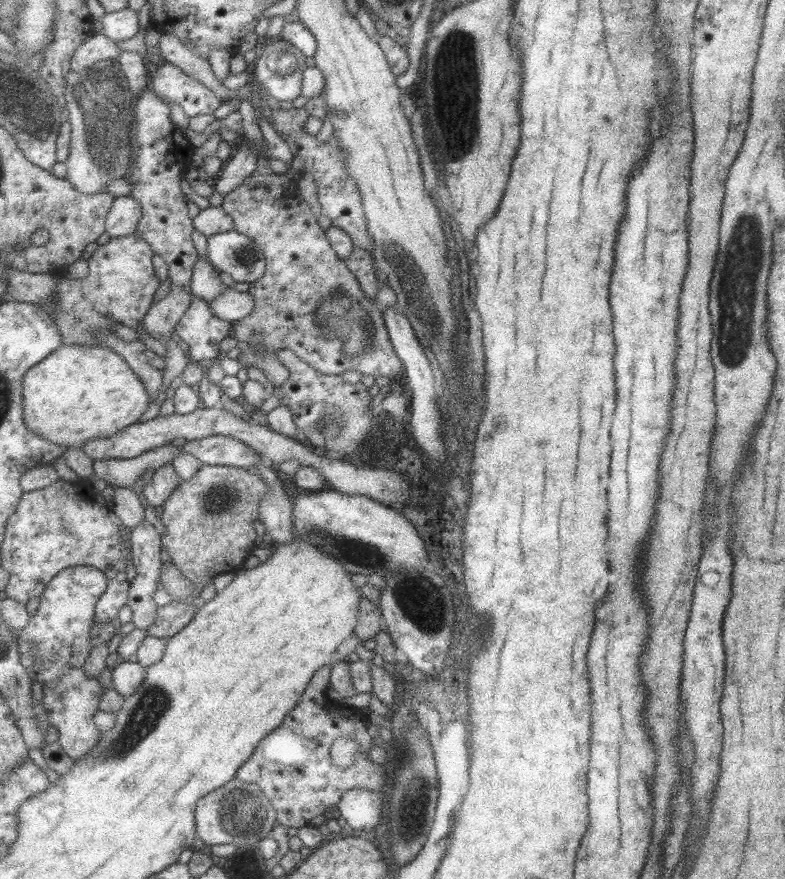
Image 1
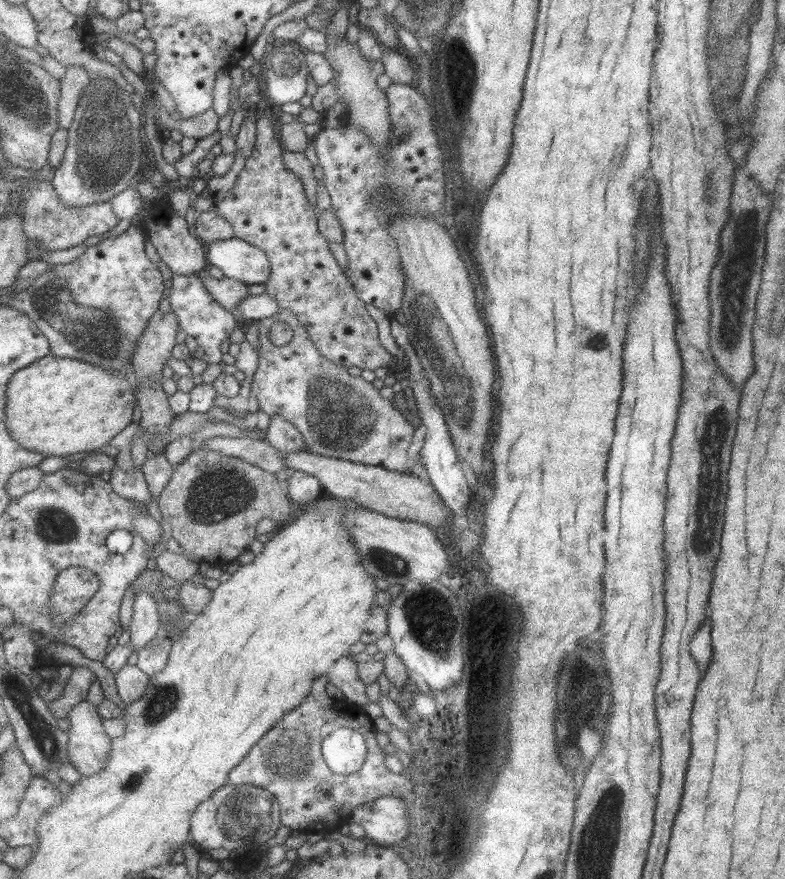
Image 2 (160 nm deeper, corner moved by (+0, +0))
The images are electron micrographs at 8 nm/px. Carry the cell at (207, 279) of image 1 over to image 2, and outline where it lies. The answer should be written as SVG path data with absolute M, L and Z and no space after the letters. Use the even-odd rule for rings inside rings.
M201 270L196 275L200 281L203 281L203 288L209 292L216 304L230 312L238 324L245 326L248 323L237 309L239 303L248 296L247 285L225 276L221 279L213 279L206 270Z

